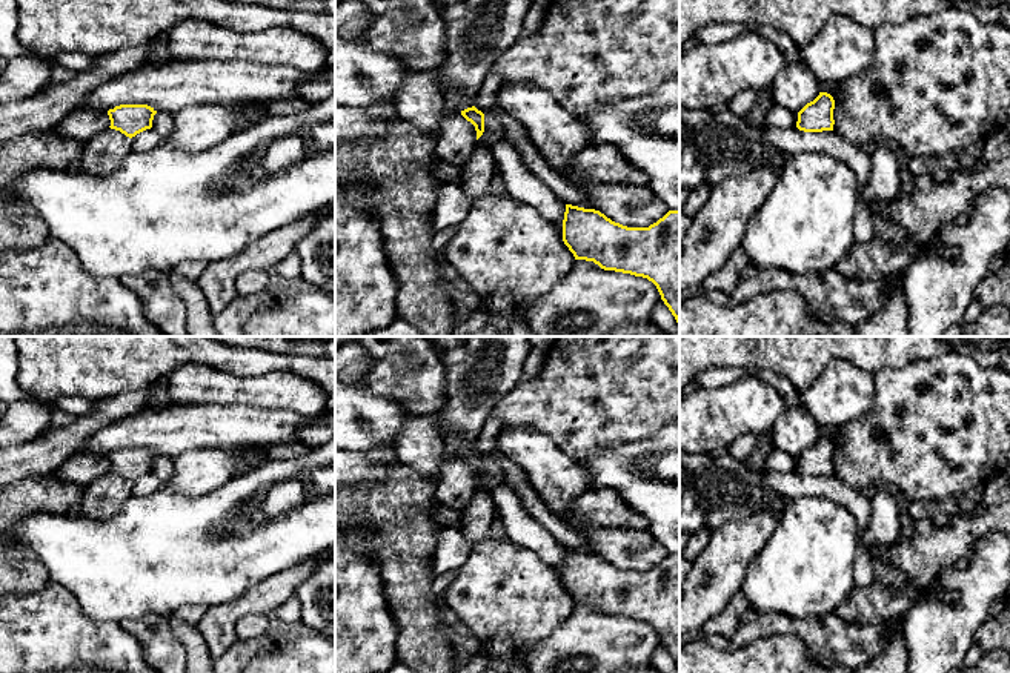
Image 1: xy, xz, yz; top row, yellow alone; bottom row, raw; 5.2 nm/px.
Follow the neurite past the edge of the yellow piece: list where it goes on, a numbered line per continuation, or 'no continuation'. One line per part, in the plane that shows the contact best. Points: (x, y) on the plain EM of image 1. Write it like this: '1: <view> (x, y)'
1: xz (408, 369)

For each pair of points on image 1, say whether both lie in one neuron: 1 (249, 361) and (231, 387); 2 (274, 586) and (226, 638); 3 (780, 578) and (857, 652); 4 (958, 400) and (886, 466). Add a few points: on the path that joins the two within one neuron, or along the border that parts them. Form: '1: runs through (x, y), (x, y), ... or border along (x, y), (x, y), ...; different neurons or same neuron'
1: border along (205, 366), (239, 375), (275, 372); different neurons
2: runs through (259, 600), (243, 604), (226, 623); same neuron
3: border along (832, 612), (801, 618), (781, 615); different neurons
4: runs through (940, 418), (904, 447); same neuron

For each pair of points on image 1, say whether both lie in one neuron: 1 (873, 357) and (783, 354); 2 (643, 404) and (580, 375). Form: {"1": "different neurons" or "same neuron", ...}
{"1": "same neuron", "2": "same neuron"}

